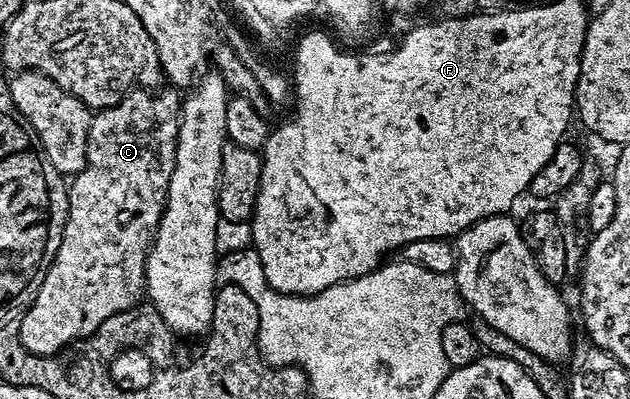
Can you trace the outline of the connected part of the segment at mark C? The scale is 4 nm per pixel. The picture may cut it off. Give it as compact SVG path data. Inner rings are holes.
M137 86L131 92L126 93L114 106L101 108L93 115L92 125L88 131L88 165L71 177L68 190L68 217L62 234L62 242L58 246L52 265L46 270L42 286L32 297L26 311L20 318L20 340L24 344L24 349L28 352L33 352L39 356L55 356L63 353L67 344L73 343L72 345L75 345L77 342L85 340L87 336L95 336L98 326L101 326L106 318L118 314L119 311L130 310L131 307L145 299L144 267L148 265L148 252L152 249L152 239L156 237L156 227L160 225L160 219L164 213L164 203L168 197L168 187L170 186L170 174L174 174L176 143L178 142L178 130L180 129L182 96L179 91L168 91L172 92L155 92Z

